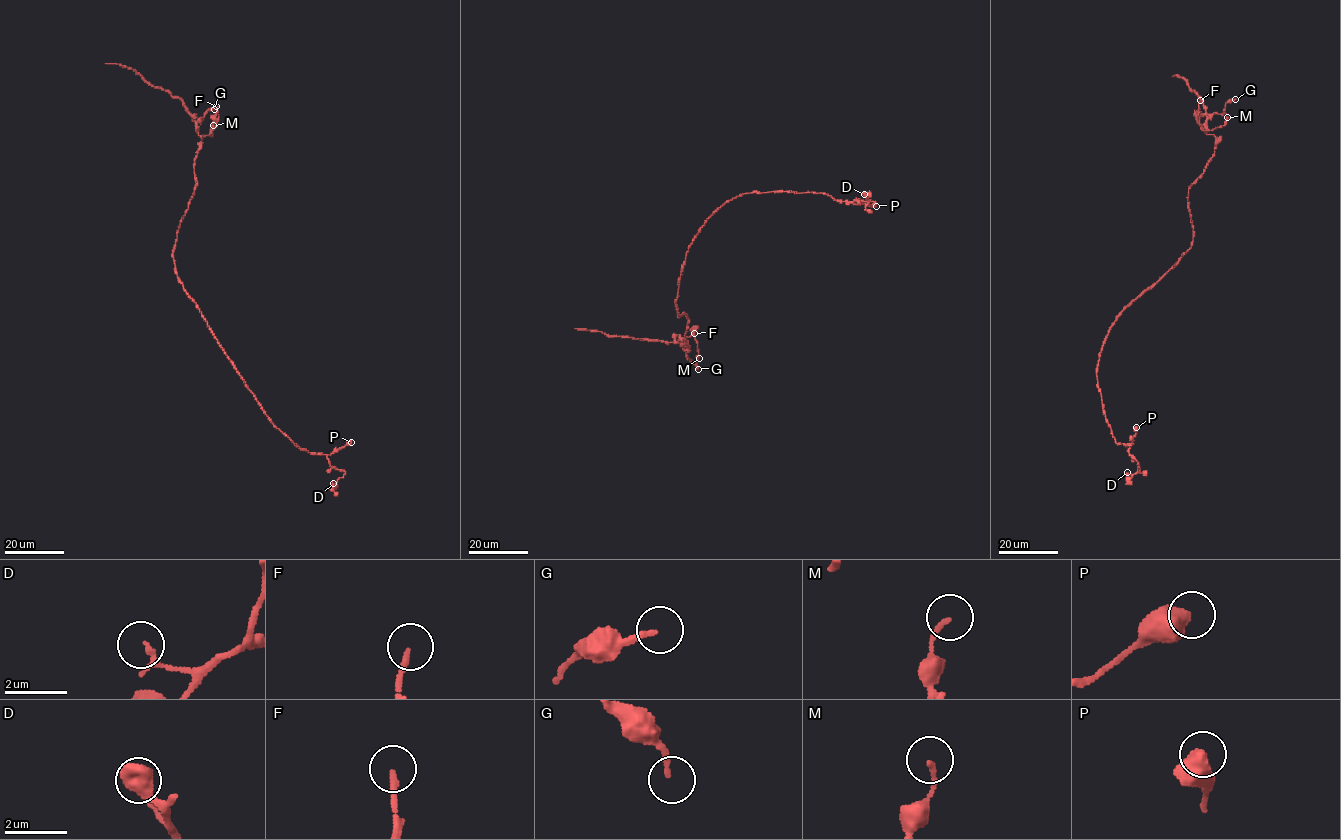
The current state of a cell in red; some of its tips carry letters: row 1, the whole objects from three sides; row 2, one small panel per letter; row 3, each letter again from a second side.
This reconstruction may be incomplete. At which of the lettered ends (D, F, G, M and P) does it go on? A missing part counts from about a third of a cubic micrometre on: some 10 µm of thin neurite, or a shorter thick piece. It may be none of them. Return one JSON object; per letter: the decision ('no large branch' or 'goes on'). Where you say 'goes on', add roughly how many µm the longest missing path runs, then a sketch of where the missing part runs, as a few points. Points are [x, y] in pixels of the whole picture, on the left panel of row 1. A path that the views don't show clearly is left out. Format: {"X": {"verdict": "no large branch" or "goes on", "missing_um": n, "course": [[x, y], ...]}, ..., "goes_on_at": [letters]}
{"D": {"verdict": "no large branch"}, "F": {"verdict": "goes on", "missing_um": 20}, "G": {"verdict": "goes on", "missing_um": 3}, "M": {"verdict": "no large branch"}, "P": {"verdict": "no large branch"}, "goes_on_at": ["F", "G"]}

